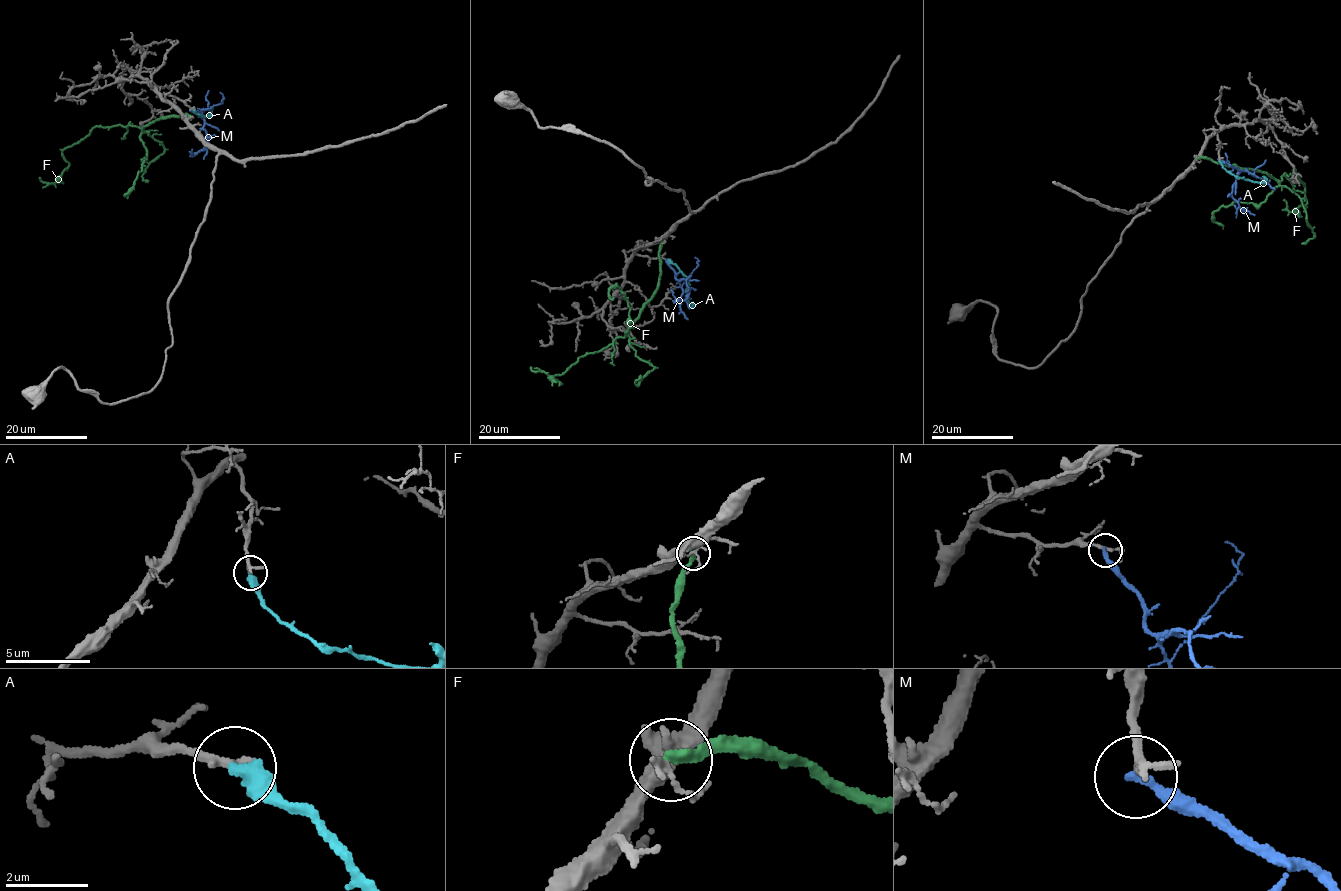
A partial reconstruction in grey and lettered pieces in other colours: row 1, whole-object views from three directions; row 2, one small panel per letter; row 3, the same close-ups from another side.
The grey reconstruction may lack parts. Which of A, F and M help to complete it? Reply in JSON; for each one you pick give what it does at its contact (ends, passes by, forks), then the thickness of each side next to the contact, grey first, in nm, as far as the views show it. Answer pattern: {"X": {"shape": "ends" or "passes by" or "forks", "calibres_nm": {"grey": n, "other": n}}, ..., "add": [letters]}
{"A": {"shape": "ends", "calibres_nm": {"grey": 170, "other": 400}}, "add": ["A"]}

